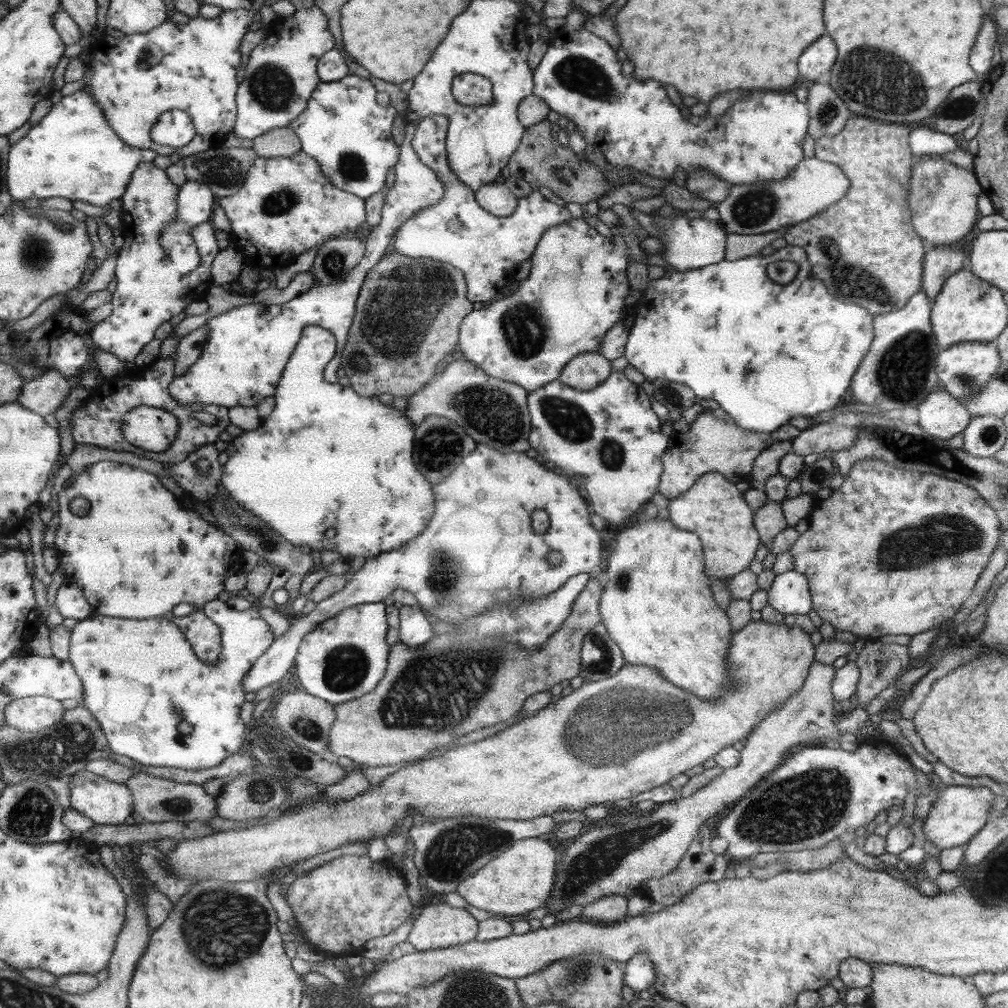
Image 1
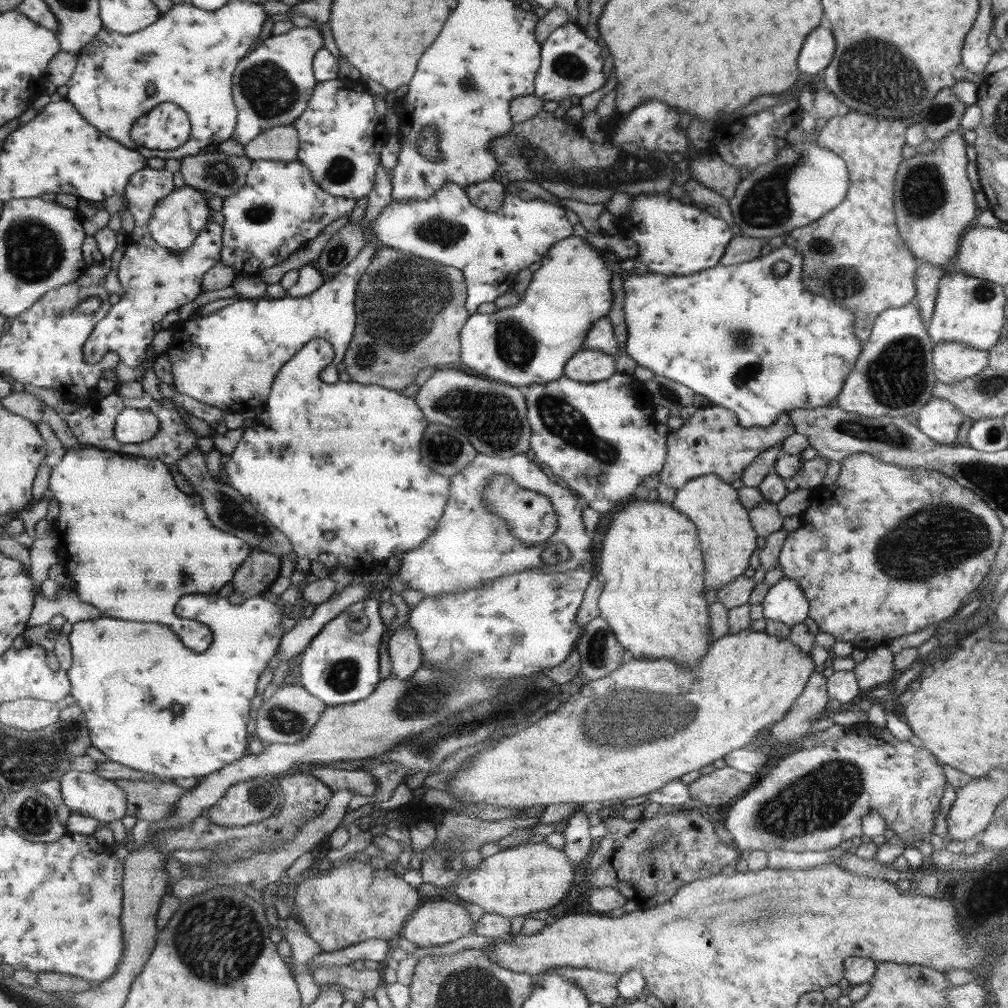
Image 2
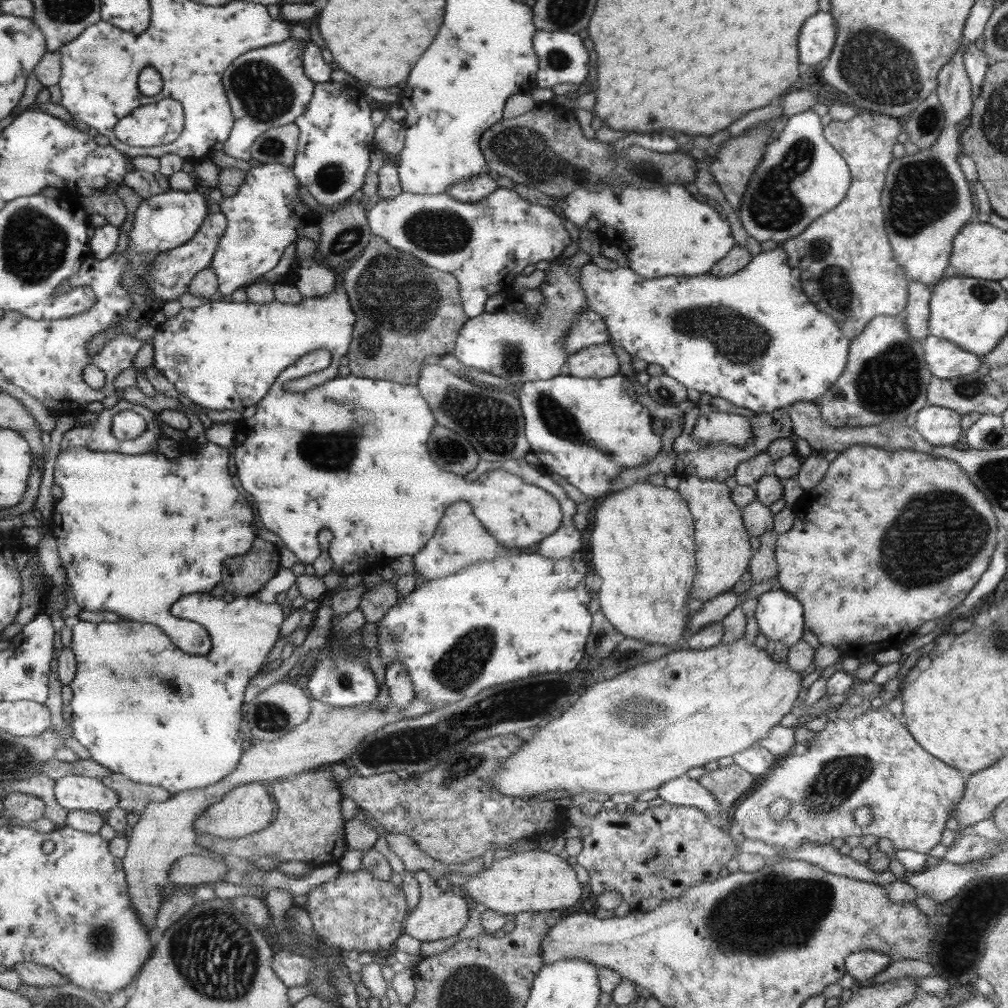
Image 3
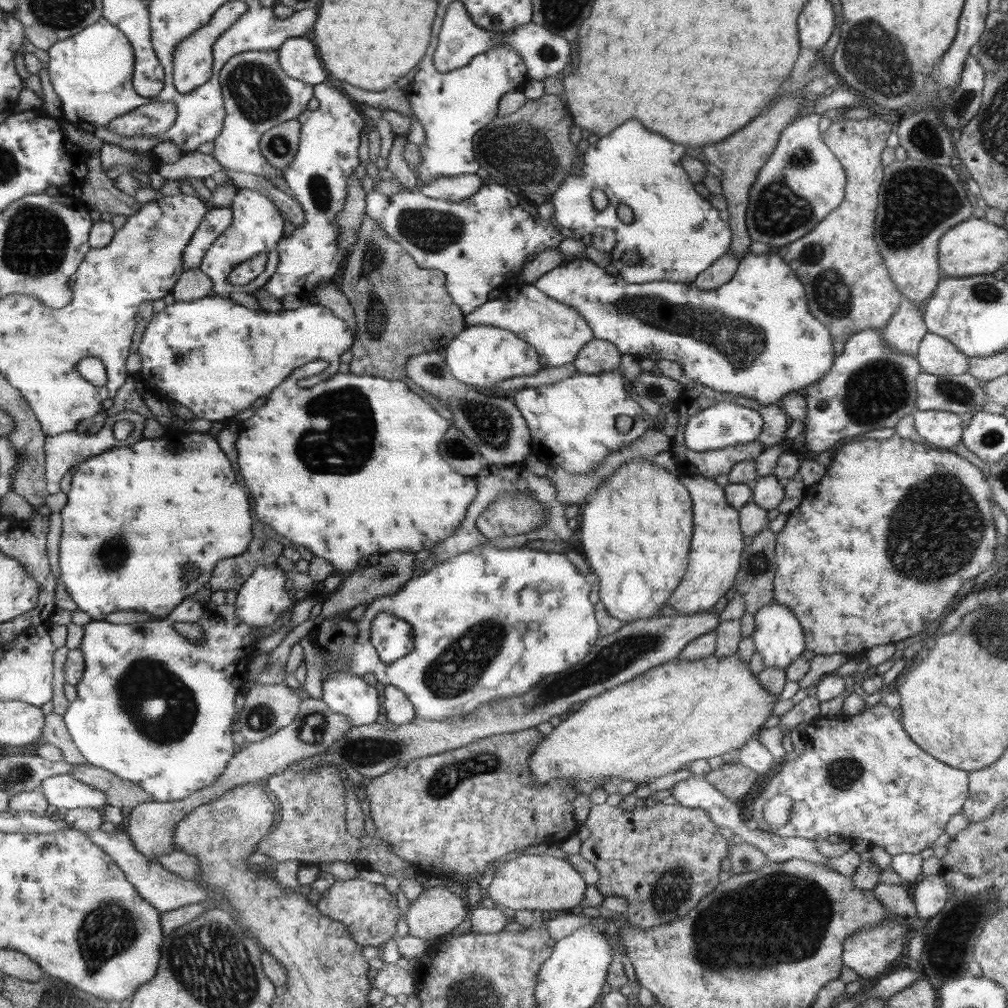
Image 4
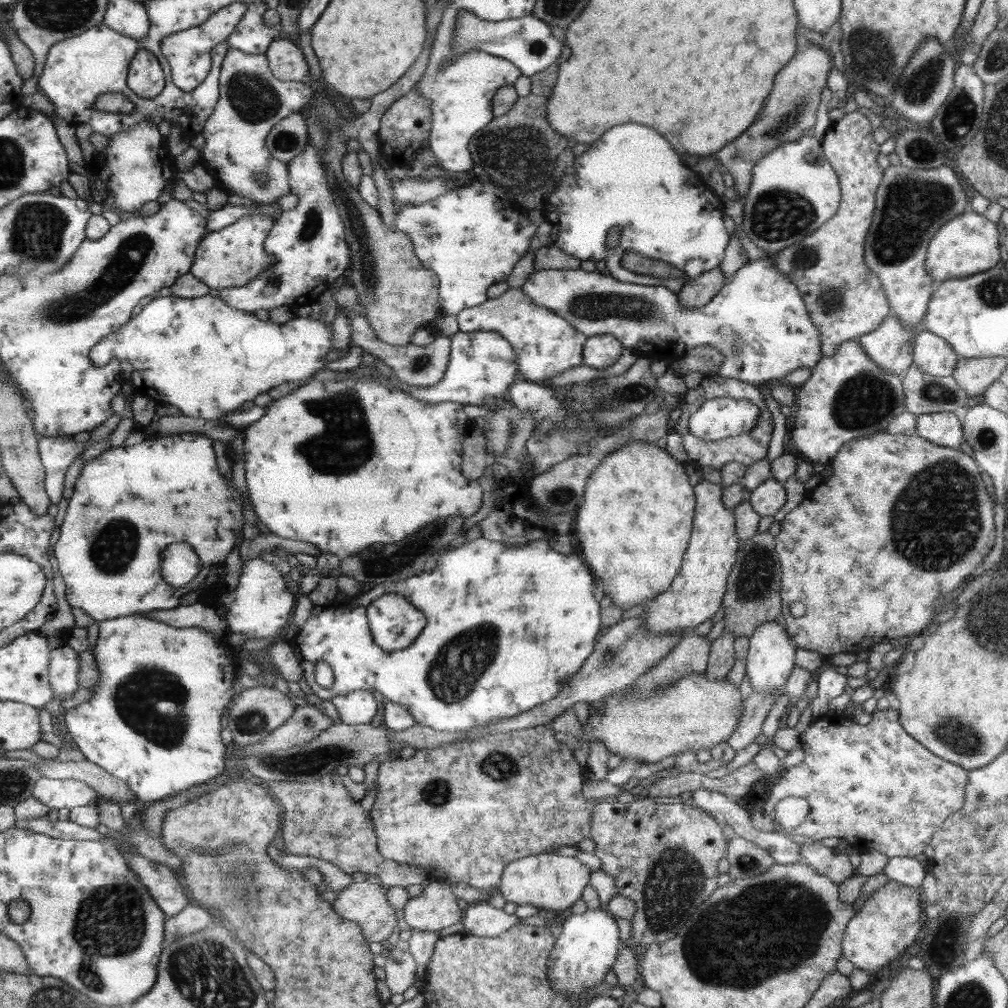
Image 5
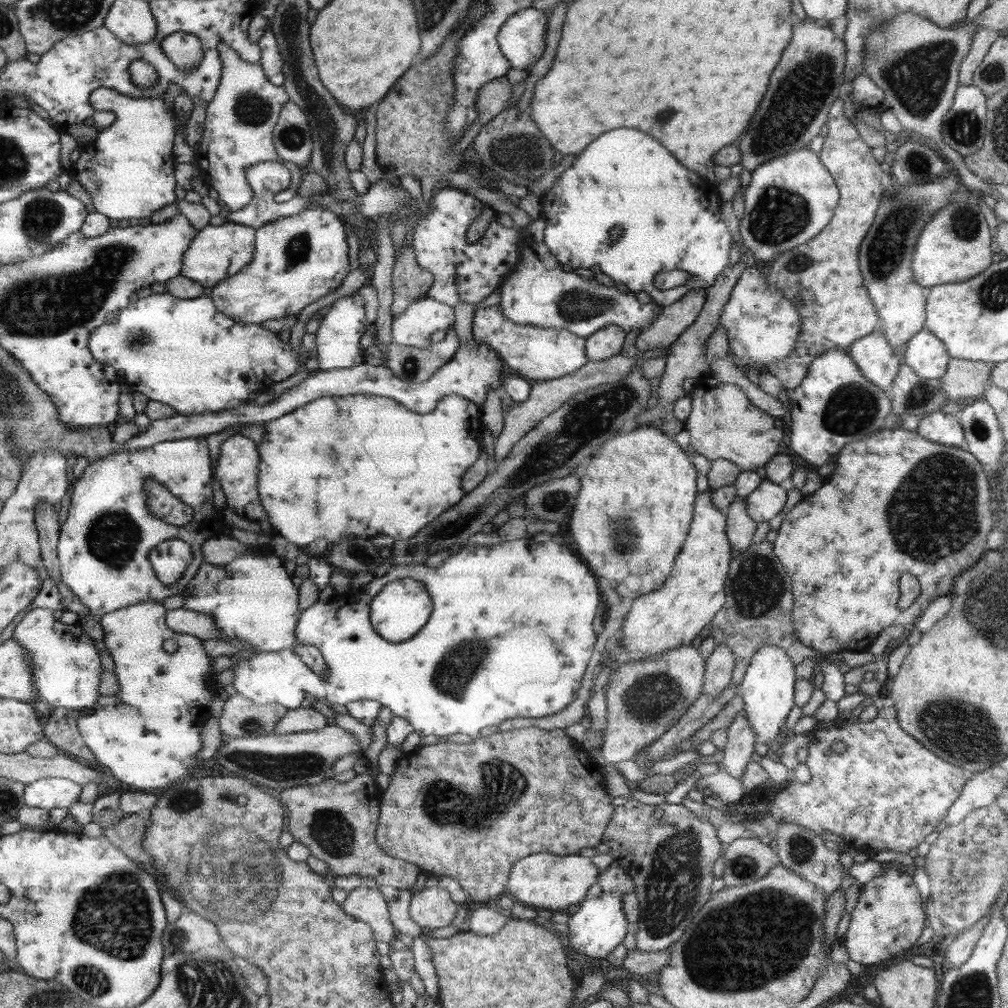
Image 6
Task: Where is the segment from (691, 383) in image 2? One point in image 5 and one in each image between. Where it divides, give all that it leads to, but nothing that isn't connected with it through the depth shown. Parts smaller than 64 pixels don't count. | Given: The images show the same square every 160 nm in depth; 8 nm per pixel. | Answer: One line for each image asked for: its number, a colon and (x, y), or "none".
3: (752, 338)
4: (753, 336)
5: (757, 321)

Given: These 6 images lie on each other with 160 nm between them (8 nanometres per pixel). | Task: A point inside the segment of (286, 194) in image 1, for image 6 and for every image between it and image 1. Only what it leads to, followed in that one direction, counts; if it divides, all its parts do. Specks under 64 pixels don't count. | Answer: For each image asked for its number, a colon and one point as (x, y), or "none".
2: (280, 208)
3: (264, 217)
4: (257, 225)
5: (230, 257)
6: (218, 252)

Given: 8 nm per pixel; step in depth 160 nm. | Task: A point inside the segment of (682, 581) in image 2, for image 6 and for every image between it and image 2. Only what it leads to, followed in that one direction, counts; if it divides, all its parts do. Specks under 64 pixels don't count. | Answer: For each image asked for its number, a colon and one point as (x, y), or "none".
3: (643, 547)
4: (637, 528)
5: (638, 486)
6: (633, 512)

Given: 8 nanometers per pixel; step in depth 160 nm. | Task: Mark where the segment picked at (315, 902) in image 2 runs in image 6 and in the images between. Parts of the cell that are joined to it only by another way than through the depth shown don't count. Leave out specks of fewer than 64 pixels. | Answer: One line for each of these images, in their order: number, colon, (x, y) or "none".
3: (356, 913)
4: (370, 911)
5: (365, 903)
6: (366, 904)

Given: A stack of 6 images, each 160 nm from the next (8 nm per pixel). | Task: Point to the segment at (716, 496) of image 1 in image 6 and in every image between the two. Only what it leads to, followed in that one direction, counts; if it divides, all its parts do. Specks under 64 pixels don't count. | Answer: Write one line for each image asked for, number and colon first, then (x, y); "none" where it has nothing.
2: (727, 539)
3: (724, 549)
4: (717, 544)
5: (696, 593)
6: (674, 615)

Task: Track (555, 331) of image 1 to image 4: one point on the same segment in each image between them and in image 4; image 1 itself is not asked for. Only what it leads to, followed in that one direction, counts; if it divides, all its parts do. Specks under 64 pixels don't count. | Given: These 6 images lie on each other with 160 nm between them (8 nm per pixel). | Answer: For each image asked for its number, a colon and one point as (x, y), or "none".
2: (527, 344)
3: (519, 349)
4: (481, 356)

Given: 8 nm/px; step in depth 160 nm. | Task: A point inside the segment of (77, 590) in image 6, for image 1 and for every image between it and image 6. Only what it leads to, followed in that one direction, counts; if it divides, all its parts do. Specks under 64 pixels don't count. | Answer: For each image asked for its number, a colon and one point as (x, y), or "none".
1: (137, 533)
2: (132, 543)
3: (135, 532)
4: (135, 516)
5: (129, 503)

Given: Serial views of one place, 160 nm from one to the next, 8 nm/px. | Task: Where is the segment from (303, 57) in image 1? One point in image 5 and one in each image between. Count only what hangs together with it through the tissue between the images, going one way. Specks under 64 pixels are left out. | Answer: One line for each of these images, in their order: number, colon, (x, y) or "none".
2: (271, 87)
3: (267, 87)
4: (258, 94)
5: (252, 100)

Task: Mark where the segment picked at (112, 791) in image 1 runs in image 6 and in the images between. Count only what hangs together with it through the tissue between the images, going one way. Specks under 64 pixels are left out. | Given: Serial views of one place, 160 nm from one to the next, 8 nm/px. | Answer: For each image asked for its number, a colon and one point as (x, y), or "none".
2: (89, 794)
3: (74, 792)
4: (63, 792)
5: (56, 793)
6: (51, 792)

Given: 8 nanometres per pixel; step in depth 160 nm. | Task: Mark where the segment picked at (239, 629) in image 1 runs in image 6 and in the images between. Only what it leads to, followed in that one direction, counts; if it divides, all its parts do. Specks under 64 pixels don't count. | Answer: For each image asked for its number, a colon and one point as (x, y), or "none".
2: (125, 676)
3: (143, 708)
4: (153, 708)
5: (153, 721)
6: (150, 740)

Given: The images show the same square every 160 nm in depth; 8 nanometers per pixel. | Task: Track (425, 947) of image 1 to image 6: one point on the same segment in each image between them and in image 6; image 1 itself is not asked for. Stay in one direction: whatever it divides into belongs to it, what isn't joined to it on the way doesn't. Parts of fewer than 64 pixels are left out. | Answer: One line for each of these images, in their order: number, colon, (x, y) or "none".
2: (435, 923)
3: (439, 914)
4: (436, 911)
5: (435, 908)
6: (432, 907)

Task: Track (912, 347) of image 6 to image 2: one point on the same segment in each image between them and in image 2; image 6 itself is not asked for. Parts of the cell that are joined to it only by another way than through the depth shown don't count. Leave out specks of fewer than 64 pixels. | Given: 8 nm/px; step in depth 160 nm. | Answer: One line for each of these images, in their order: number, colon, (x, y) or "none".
2: (952, 361)
3: (945, 360)
4: (937, 356)
5: (932, 355)

